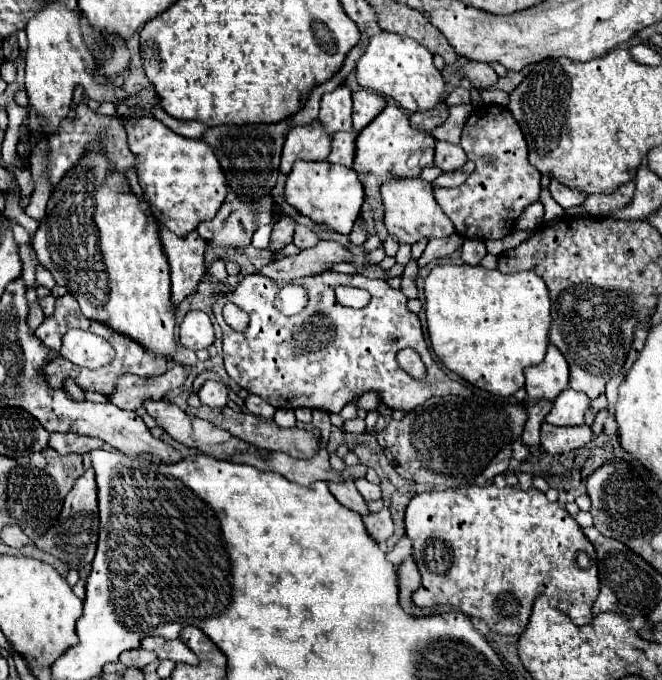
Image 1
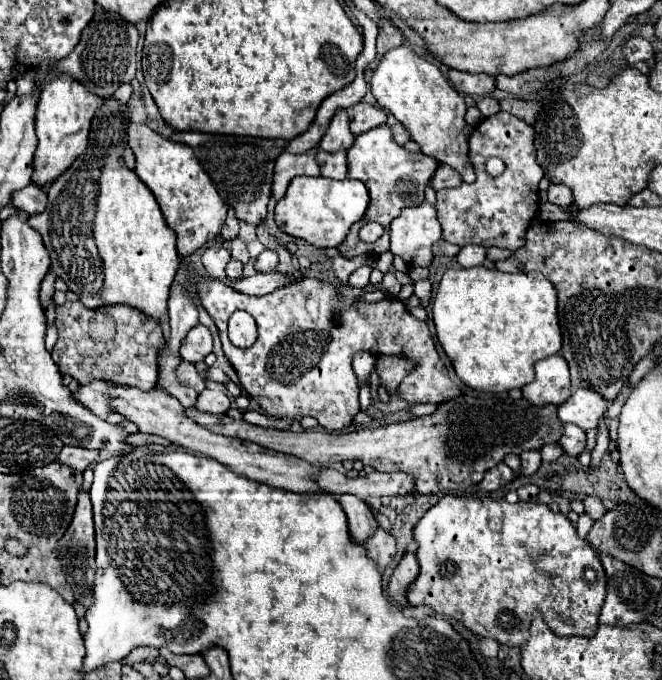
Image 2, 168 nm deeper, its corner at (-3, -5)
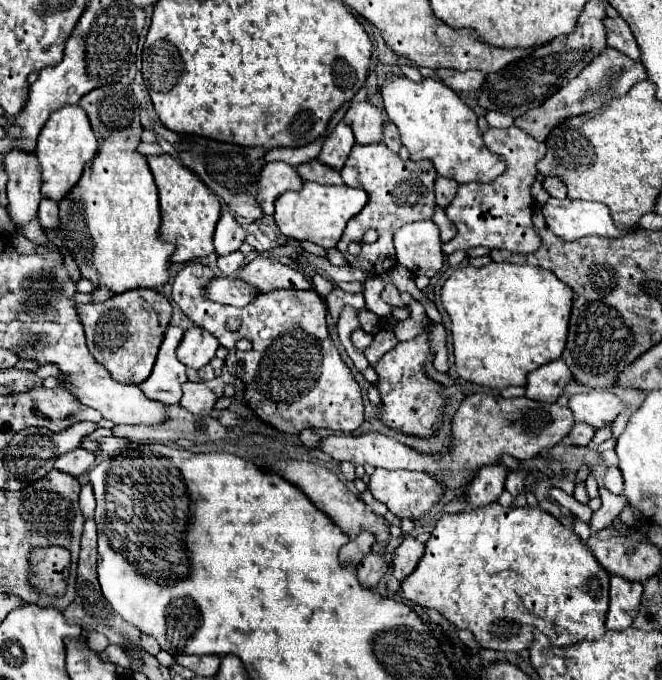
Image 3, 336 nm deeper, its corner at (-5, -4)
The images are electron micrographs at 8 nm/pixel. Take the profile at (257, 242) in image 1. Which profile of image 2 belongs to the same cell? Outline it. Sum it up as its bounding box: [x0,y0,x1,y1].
[172,133,288,225]

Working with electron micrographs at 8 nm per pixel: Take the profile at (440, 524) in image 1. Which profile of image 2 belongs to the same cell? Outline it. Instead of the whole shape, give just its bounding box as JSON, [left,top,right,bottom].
[408,495,606,647]

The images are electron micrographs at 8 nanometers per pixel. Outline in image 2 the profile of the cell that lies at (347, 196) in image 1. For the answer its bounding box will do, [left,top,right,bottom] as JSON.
[274,177,368,249]

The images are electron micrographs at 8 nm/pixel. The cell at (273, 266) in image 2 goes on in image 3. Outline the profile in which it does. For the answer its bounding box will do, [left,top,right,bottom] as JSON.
[238,256,310,292]

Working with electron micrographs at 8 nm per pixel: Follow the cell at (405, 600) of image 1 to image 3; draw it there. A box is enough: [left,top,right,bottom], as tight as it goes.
[388,538,424,594]

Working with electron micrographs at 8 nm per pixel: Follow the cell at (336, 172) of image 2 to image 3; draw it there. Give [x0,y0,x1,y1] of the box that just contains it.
[298,160,342,184]

